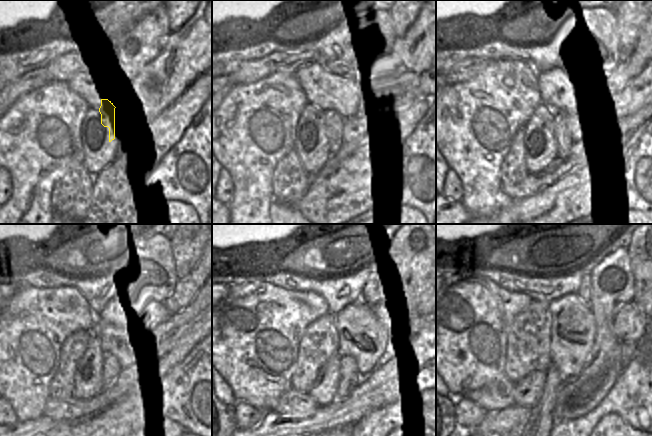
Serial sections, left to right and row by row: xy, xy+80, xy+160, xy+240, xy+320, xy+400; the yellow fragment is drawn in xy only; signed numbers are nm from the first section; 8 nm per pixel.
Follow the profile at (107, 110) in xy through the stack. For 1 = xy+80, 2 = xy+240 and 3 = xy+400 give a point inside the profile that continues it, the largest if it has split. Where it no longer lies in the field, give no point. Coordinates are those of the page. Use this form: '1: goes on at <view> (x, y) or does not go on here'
1: goes on at xy+80 (333, 121)
2: goes on at xy+240 (111, 368)
3: goes on at xy+400 (541, 418)

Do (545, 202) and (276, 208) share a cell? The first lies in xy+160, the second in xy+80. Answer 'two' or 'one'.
two

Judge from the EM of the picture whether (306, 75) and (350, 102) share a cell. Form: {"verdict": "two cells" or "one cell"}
{"verdict": "one cell"}

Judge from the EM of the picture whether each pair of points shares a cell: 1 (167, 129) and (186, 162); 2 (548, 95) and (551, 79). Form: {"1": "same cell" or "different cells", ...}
{"1": "different cells", "2": "same cell"}

